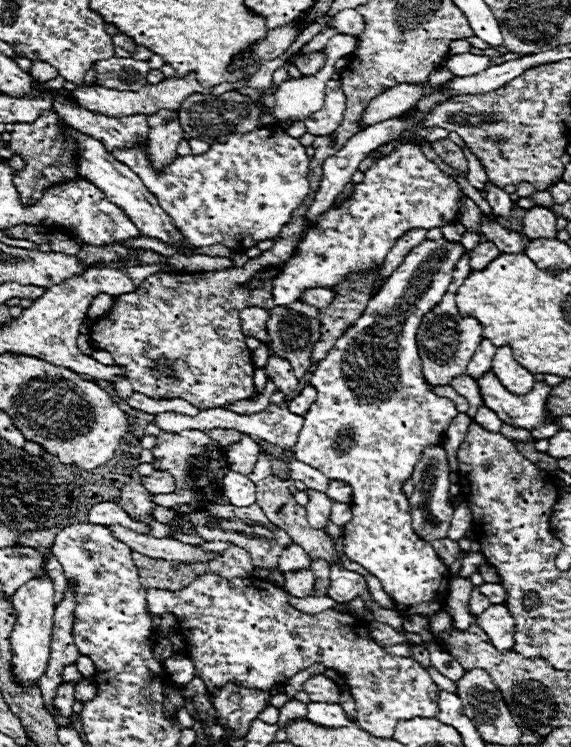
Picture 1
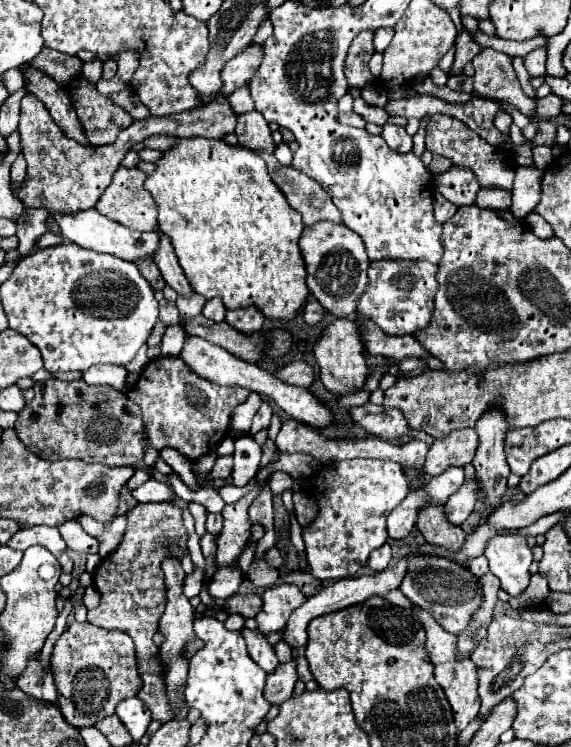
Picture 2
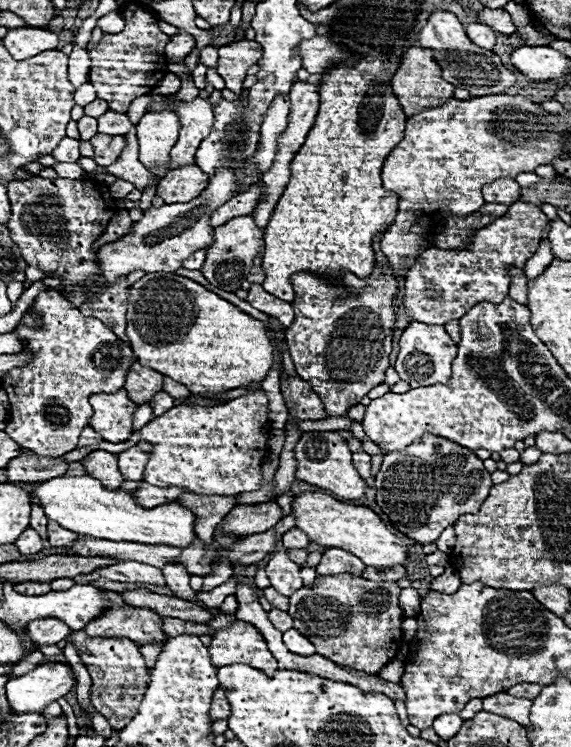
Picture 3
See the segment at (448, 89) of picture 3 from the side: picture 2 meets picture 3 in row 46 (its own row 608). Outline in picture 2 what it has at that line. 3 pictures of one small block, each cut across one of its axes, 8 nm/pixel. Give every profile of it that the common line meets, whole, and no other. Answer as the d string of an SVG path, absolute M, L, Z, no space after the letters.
M414 608L414 610L416 610L418 622L426 630L426 644L424 646L426 646L430 662L434 664L434 678L442 686L442 690L444 690L444 694L446 694L446 698L448 698L448 702L452 706L458 730L464 730L468 726L468 722L474 720L478 716L478 712L480 712L480 696L476 692L476 688L478 688L476 666L468 656L458 654L458 648L456 648L458 638L454 638L454 634L446 634L446 630L434 620L432 614L428 614L428 612L420 610L420 608Z

